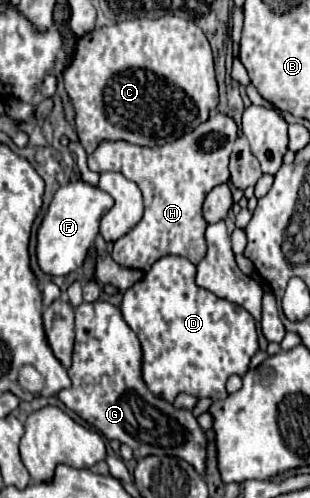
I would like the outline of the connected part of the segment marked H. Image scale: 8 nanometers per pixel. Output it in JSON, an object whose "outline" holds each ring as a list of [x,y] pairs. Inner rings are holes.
{"outline":[[[213,112],[207,122],[197,126],[191,134],[181,136],[177,142],[167,142],[165,146],[137,146],[129,142],[101,142],[93,154],[87,156],[87,166],[95,172],[119,172],[125,178],[137,182],[137,186],[143,190],[145,198],[145,214],[141,222],[127,232],[123,238],[119,238],[113,246],[113,260],[125,268],[137,268],[137,270],[147,270],[155,260],[159,260],[165,254],[177,254],[193,264],[199,264],[205,256],[207,244],[205,244],[205,228],[207,222],[201,214],[201,206],[205,196],[217,186],[229,180],[229,154],[233,148],[233,142],[237,140],[237,124],[233,118]]]}

